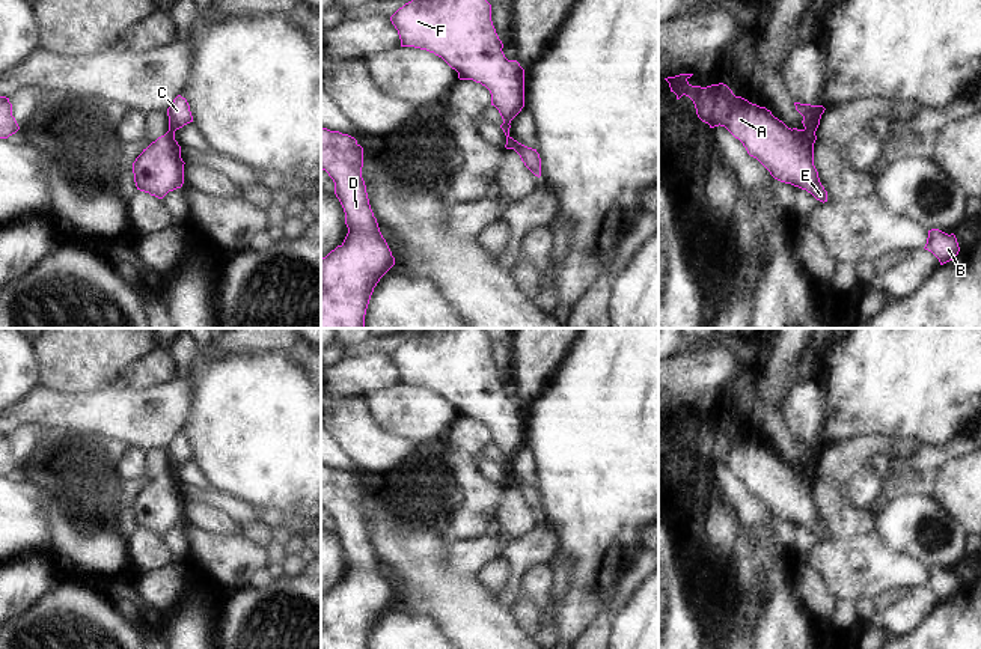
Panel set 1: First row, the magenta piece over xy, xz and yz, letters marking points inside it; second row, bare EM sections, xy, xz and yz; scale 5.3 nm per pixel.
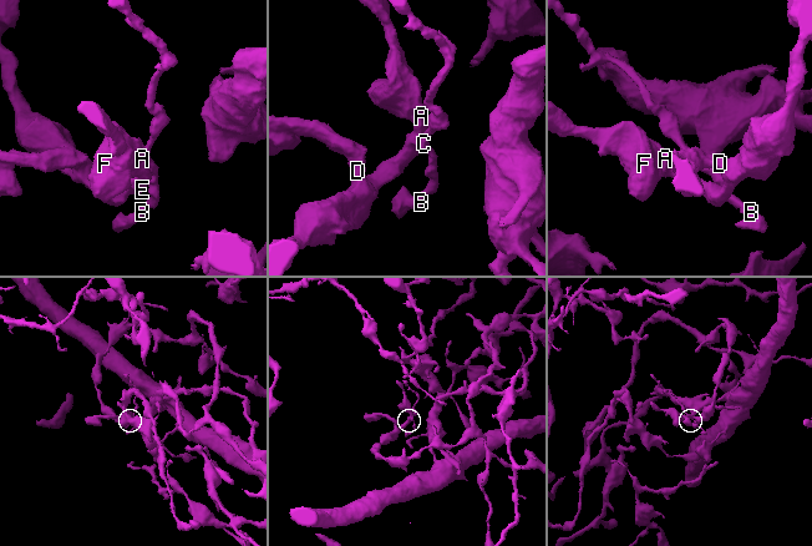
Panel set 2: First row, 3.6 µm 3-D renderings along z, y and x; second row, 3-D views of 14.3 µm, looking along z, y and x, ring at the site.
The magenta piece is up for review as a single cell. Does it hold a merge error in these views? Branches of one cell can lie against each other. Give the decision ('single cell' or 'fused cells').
fused cells

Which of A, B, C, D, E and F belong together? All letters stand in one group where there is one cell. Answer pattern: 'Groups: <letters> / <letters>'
Groups: A D E F / B C.

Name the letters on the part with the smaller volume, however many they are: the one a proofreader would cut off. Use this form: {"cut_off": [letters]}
{"cut_off": ["B", "C"]}

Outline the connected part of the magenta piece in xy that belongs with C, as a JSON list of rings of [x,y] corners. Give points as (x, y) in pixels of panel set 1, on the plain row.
[[[178,432],[167,446],[167,453],[169,453],[169,467],[173,470],[182,465],[184,462],[193,459],[190,443],[187,437],[182,435],[181,432]]]

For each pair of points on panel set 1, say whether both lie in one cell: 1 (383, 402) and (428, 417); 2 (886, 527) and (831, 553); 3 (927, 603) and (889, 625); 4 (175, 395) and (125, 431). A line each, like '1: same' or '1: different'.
1: same
2: different
3: same
4: same

